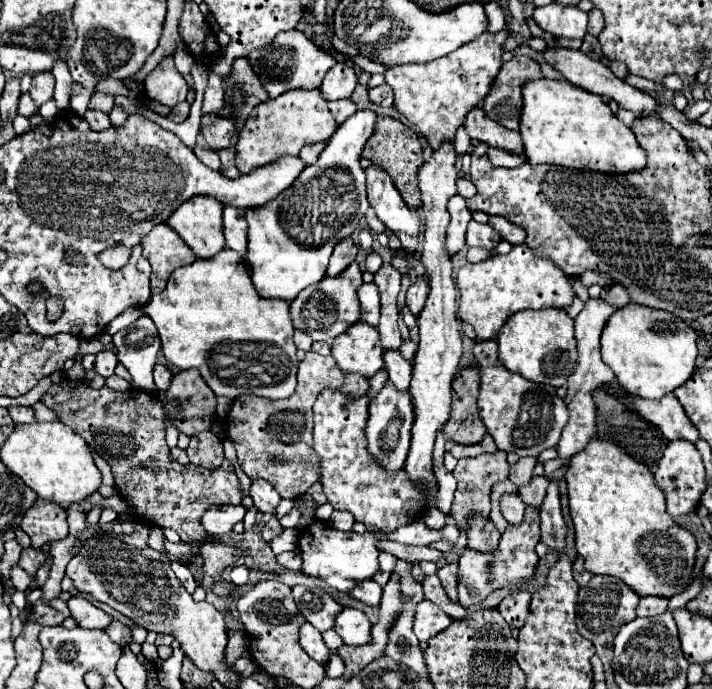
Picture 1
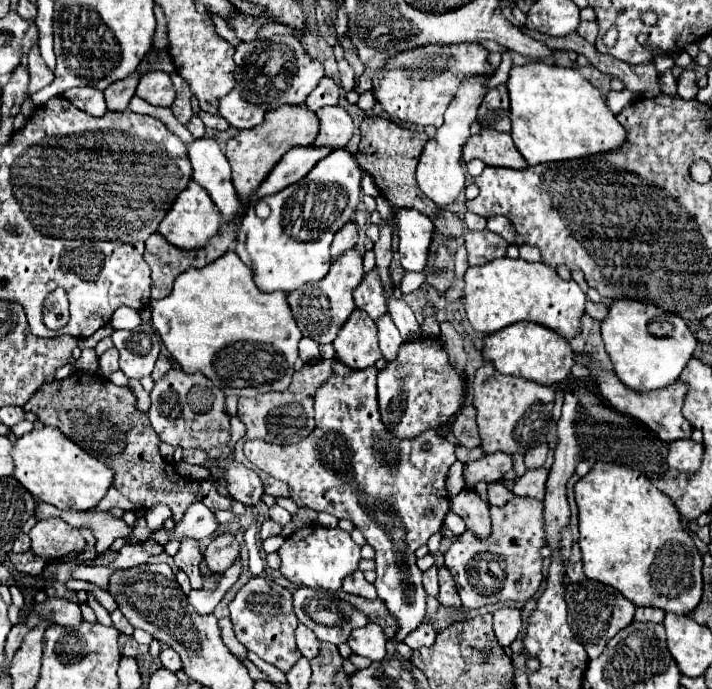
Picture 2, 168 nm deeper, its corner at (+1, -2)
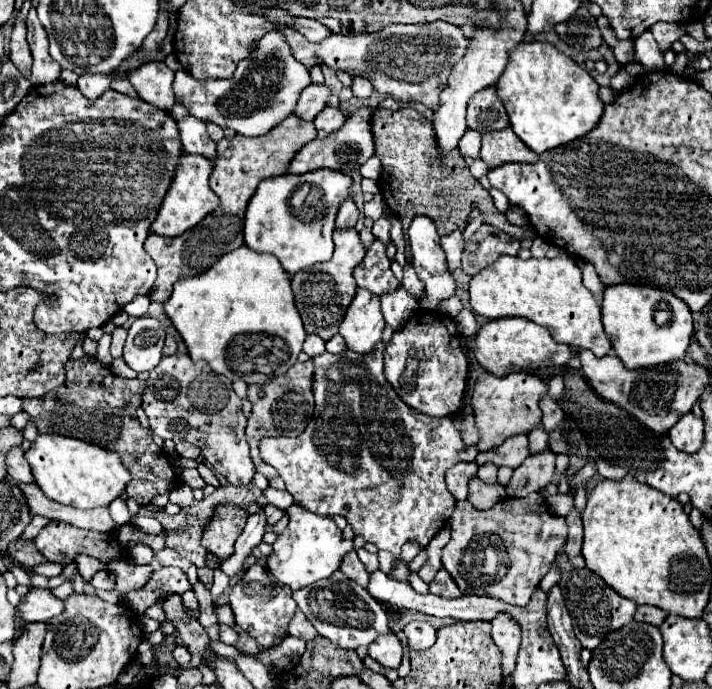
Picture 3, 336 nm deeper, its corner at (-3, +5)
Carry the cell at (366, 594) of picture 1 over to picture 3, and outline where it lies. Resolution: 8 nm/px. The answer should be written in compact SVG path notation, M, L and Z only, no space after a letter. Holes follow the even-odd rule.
M355 550L349 552L349 556L345 556L345 560L343 560L343 564L341 564L341 572L343 572L349 580L357 582L361 588L367 588L367 586L369 586L369 572L367 572L367 568L363 566L363 562L357 558Z

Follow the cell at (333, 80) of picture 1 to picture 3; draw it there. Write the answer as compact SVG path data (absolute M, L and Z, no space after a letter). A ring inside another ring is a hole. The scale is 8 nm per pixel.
M309 84L309 88L301 92L301 98L293 114L297 114L303 120L313 120L327 106L329 98L331 98L331 90L325 84Z

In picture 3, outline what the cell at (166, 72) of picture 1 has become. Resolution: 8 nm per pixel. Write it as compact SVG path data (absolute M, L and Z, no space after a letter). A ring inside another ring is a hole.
M147 62L139 66L137 70L129 72L129 82L135 86L141 100L167 112L173 108L173 70L169 70L165 62Z

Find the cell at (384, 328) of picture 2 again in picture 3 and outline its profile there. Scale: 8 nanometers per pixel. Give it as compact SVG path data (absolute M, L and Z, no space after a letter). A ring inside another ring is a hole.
M403 288L381 296L381 312L387 326L391 326L393 332L397 332L397 328L403 328L407 318L413 316L413 312L417 310L419 310L417 300L411 294L407 294Z

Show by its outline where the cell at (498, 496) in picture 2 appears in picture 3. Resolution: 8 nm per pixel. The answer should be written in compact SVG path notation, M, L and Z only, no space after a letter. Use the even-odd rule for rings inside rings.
M483 464L483 466L479 466L477 476L479 476L483 482L487 482L487 484L497 484L497 466L493 466L493 464Z

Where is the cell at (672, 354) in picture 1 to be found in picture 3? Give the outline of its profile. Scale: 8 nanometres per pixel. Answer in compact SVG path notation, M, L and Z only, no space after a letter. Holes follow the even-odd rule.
M617 284L605 288L601 322L615 354L621 358L625 368L631 370L653 368L683 358L693 336L693 318L687 304L669 292L649 286Z

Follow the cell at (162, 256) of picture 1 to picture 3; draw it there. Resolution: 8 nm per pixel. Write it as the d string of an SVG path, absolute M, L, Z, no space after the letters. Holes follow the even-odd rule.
M295 114L287 116L277 128L273 128L269 134L259 138L245 138L245 136L233 136L223 138L217 144L217 162L211 174L211 190L219 196L221 204L215 212L211 212L205 220L201 220L195 228L187 230L181 236L165 238L159 234L149 234L145 240L145 252L153 258L157 266L157 280L153 284L153 290L149 298L153 302L165 302L171 296L173 284L181 276L195 276L211 268L223 254L243 246L243 216L247 202L251 200L251 194L257 190L259 182L265 178L275 178L279 174L285 174L289 168L289 162L297 154L297 150L311 142L317 136L313 122L303 122Z

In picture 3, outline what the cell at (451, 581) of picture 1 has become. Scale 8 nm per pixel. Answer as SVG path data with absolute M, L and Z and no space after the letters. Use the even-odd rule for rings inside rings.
M441 568L437 572L437 576L433 578L433 582L429 584L431 588L431 594L437 594L437 596L445 596L445 598L461 598L463 594L459 592L455 580L449 576L449 572L445 572L445 568Z

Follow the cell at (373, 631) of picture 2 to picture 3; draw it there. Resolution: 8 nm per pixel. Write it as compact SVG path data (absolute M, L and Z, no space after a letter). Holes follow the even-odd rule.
M393 632L379 636L373 644L369 644L369 656L373 660L377 660L381 666L399 668L401 656L403 656L403 648L401 648L399 638Z

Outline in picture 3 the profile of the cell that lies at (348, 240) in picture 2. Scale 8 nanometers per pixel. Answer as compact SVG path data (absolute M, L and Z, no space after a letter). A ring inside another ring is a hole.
M349 198L349 200L345 200L345 202L341 204L335 224L337 224L337 228L355 228L357 216L359 216L357 206L355 206L355 202Z

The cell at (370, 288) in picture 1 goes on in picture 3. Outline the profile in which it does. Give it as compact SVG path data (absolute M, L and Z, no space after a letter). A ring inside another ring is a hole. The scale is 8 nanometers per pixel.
M375 240L367 250L365 260L355 268L353 276L359 288L365 288L375 296L383 296L399 288L399 282L393 276L391 264L385 256L385 244L381 244L379 240Z

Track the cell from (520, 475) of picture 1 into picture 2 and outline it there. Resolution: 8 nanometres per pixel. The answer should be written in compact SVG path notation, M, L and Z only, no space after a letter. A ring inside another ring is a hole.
M541 443L533 449L529 449L529 453L525 455L525 463L527 463L527 469L537 469L545 463L545 457L547 457L547 451L549 451L549 445L547 443Z

